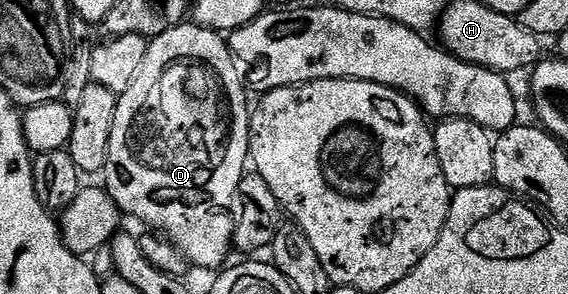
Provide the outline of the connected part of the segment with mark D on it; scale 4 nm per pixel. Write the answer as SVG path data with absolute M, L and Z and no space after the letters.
M183 24L172 27L159 38L149 39L149 43L140 72L130 87L118 95L104 188L123 215L131 214L147 222L150 225L147 227L169 238L193 265L214 272L232 254L234 245L236 218L232 211L250 157L248 90L238 64L230 54L227 39L219 31L206 30L197 24Z

